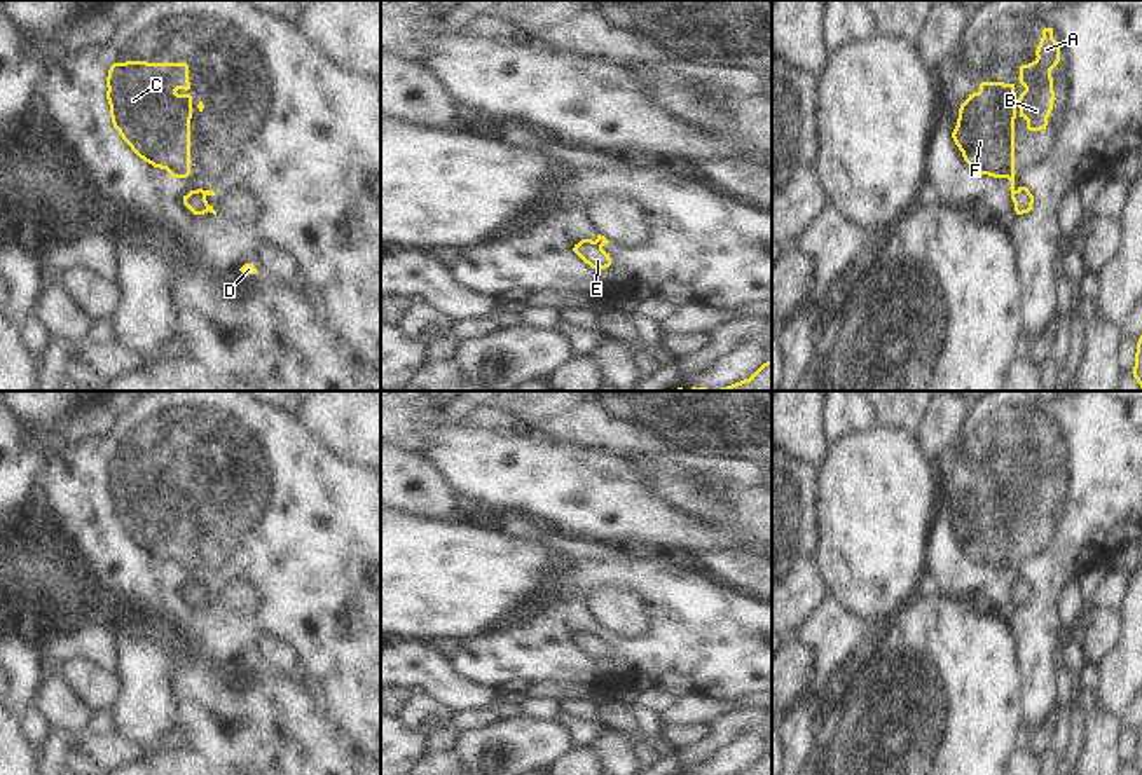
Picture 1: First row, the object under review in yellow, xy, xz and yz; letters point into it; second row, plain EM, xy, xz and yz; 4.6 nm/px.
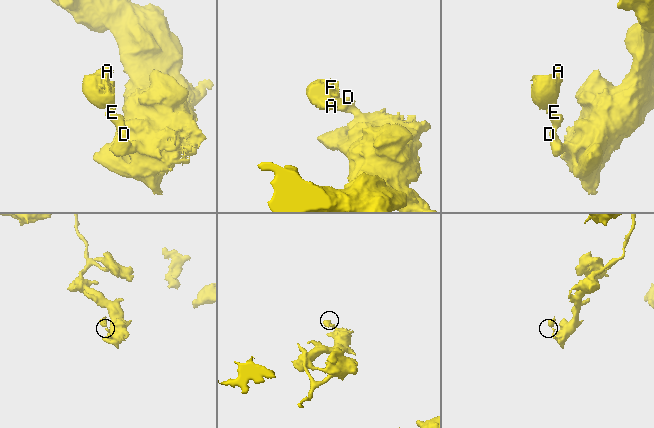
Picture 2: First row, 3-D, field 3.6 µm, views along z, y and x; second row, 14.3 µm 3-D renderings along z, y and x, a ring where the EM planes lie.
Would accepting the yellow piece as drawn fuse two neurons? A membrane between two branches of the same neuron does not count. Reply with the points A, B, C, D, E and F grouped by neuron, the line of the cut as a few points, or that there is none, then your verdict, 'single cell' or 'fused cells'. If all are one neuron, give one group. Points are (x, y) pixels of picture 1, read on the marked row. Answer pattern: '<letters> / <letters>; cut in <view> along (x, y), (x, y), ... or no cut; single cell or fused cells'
A B C F / D E; cut in yz along (1017, 191), (1013, 201); fused cells

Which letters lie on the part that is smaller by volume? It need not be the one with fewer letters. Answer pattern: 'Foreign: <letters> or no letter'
Foreign: A, B, C, F

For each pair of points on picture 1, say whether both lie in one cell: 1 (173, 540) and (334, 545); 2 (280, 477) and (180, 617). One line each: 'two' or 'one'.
1: one
2: one

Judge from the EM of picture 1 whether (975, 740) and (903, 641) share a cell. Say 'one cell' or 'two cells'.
one cell

